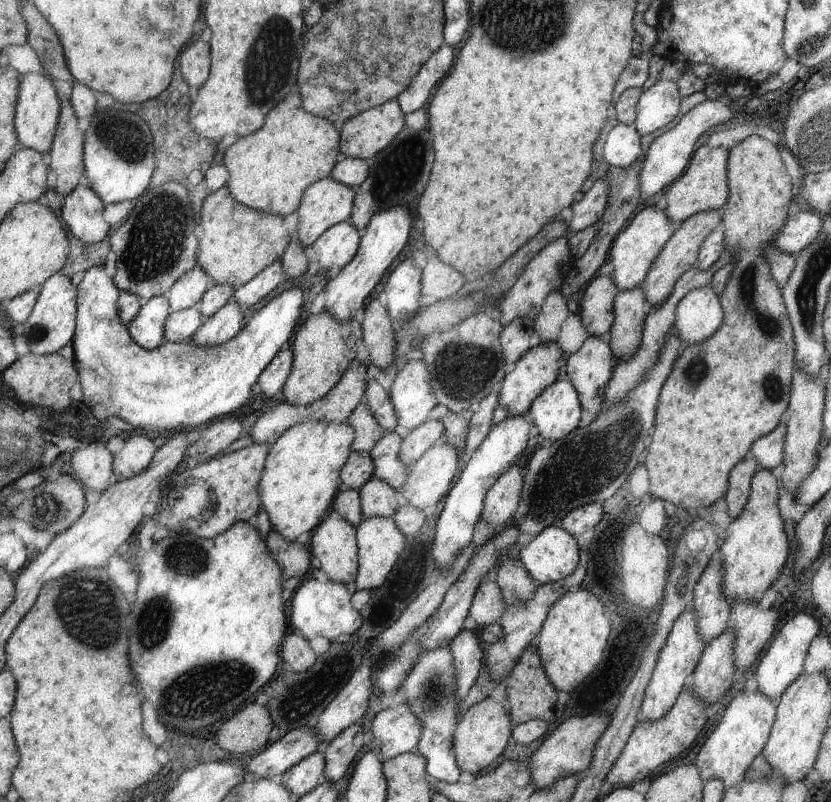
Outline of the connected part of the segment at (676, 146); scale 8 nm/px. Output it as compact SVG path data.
M707 98L690 109L687 114L684 114L674 128L670 128L670 130L652 141L643 159L640 173L641 198L648 198L652 194L660 192L662 188L666 188L666 186L671 185L678 177L681 177L689 166L688 162L690 162L690 158L693 158L698 138L702 134L707 134L708 130L714 128L716 124L728 122L734 116L736 116L736 112L730 106L726 106L724 102L720 102L720 98L713 100Z

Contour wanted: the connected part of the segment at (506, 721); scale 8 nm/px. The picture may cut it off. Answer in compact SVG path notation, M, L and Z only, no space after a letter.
M486 697L467 711L463 711L453 734L453 751L456 753L460 769L467 770L474 776L482 773L484 768L488 768L504 752L510 740L510 732L513 730L508 714L504 712L502 704L498 704L490 697Z

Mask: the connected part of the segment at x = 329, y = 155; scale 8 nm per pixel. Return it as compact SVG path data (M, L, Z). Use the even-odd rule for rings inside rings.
M291 94L286 100L281 100L276 108L269 112L265 124L257 131L240 137L222 154L222 160L229 172L227 186L234 200L247 207L258 209L270 214L287 217L301 206L304 192L311 184L328 178L333 168L337 166L338 144L341 144L340 134L334 128L331 120L314 116L304 109L304 101L300 94Z

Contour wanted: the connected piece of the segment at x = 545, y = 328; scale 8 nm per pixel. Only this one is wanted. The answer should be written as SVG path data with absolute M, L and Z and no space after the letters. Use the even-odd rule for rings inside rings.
M554 289L544 299L540 312L533 318L542 343L557 342L563 320L568 316L567 300L560 289Z

